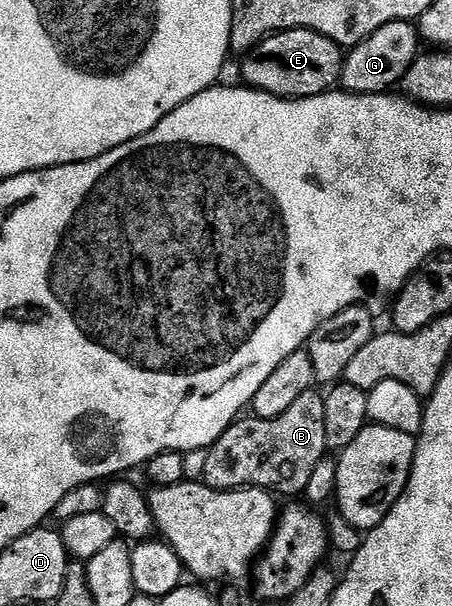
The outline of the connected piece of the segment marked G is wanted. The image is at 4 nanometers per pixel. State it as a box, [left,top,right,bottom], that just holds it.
[339,22,421,94]

